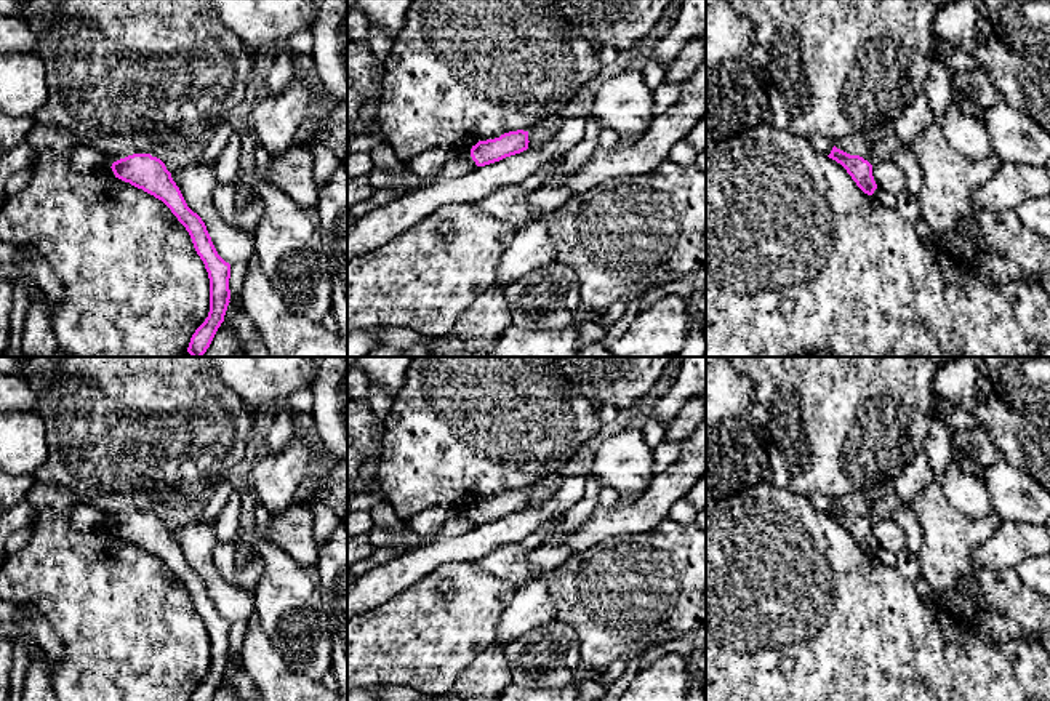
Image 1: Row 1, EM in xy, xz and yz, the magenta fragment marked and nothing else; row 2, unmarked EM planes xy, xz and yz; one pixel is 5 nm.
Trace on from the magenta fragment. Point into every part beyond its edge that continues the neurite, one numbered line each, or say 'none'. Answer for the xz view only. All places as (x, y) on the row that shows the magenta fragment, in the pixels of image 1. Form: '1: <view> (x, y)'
1: xz (458, 164)

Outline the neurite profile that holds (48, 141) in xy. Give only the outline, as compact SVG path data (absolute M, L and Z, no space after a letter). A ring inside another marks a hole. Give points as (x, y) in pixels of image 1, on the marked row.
M35 123L26 142L34 149L29 186L0 205L0 242L38 251L61 280L64 296L51 302L59 349L72 357L182 357L210 312L210 278L186 227L154 195L118 179L112 168L75 173L69 160L83 142L56 125Z

